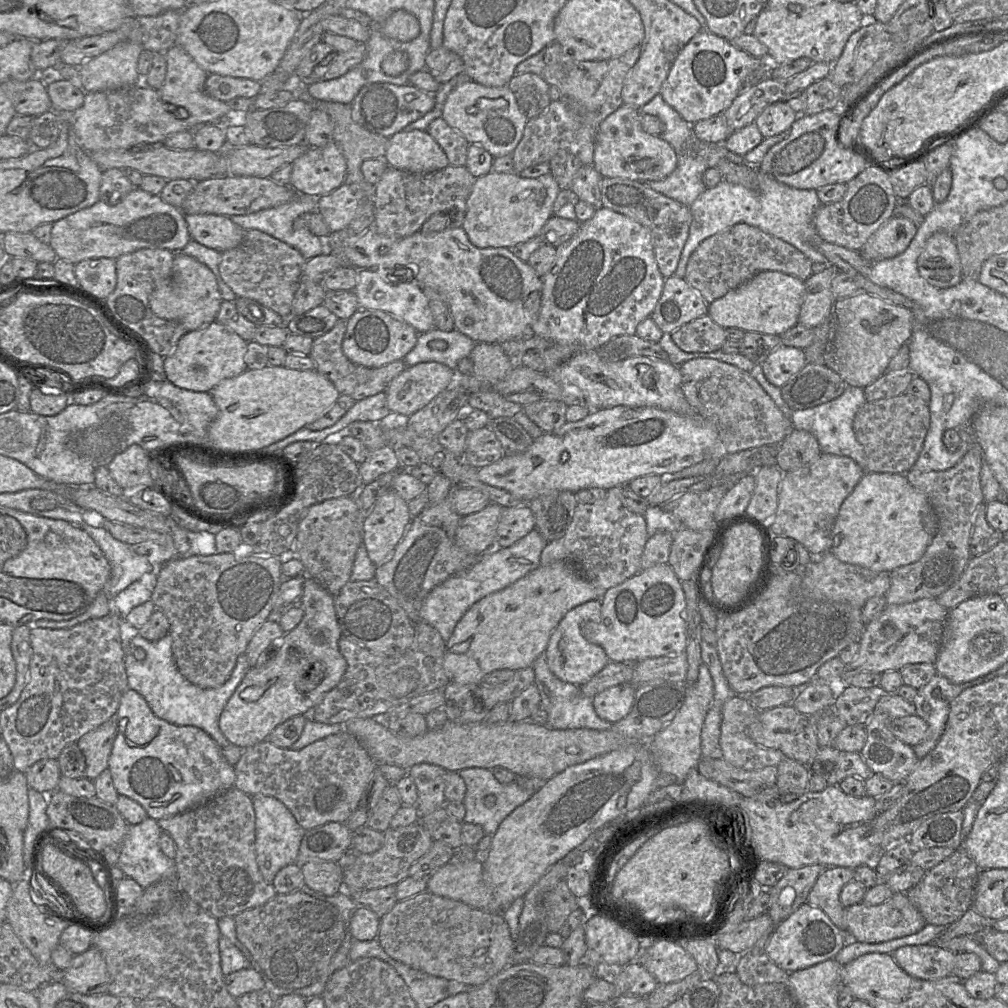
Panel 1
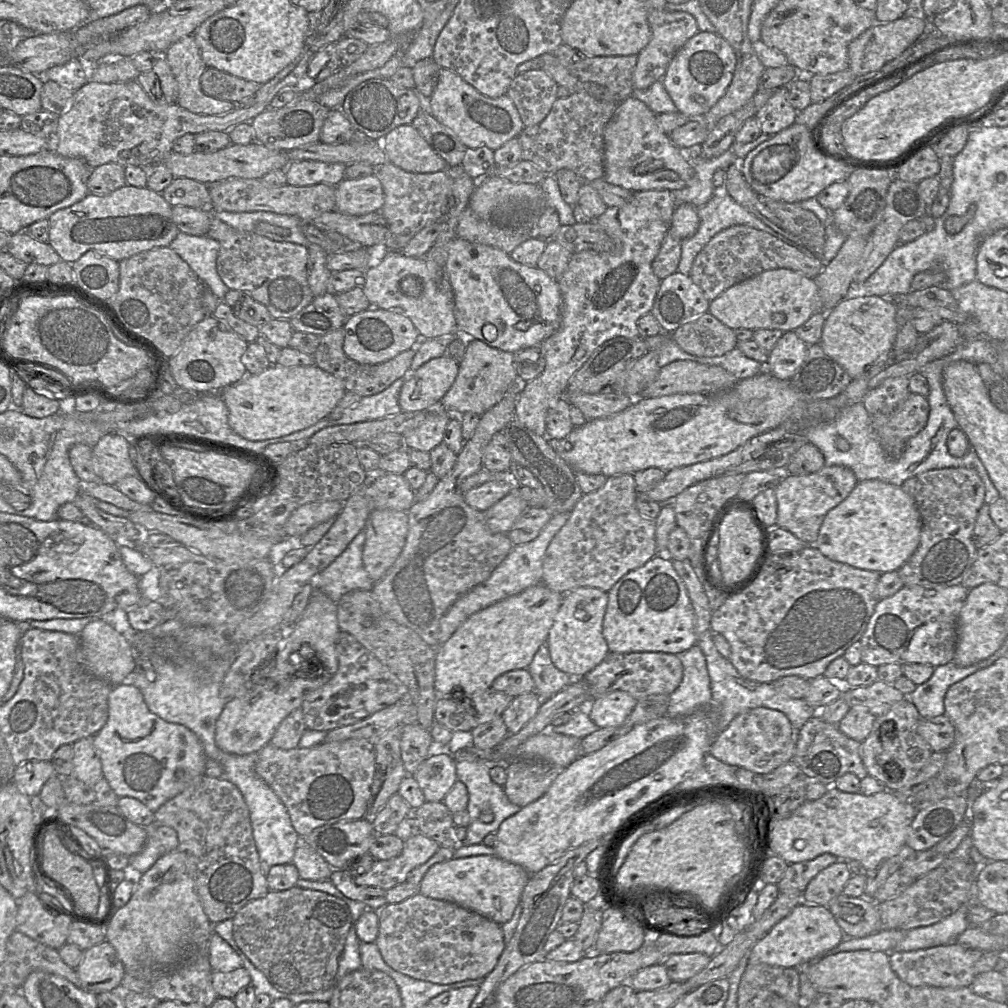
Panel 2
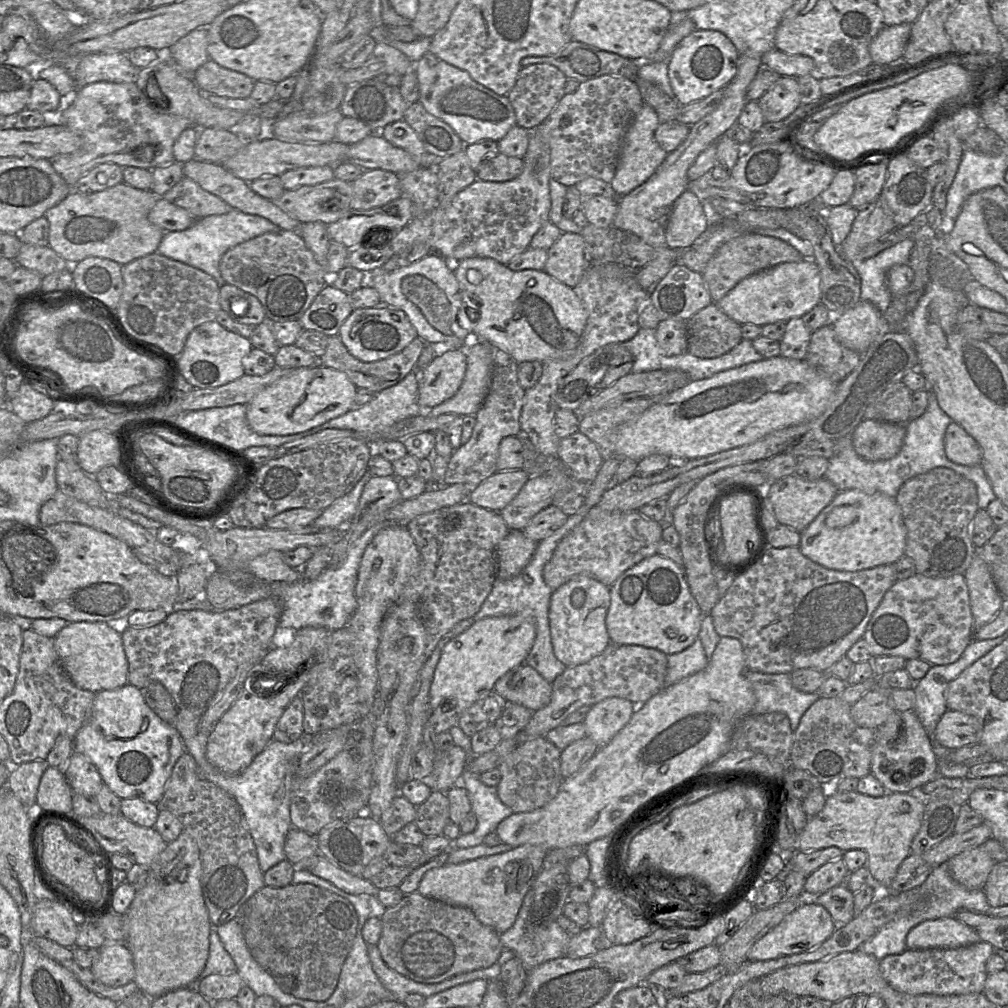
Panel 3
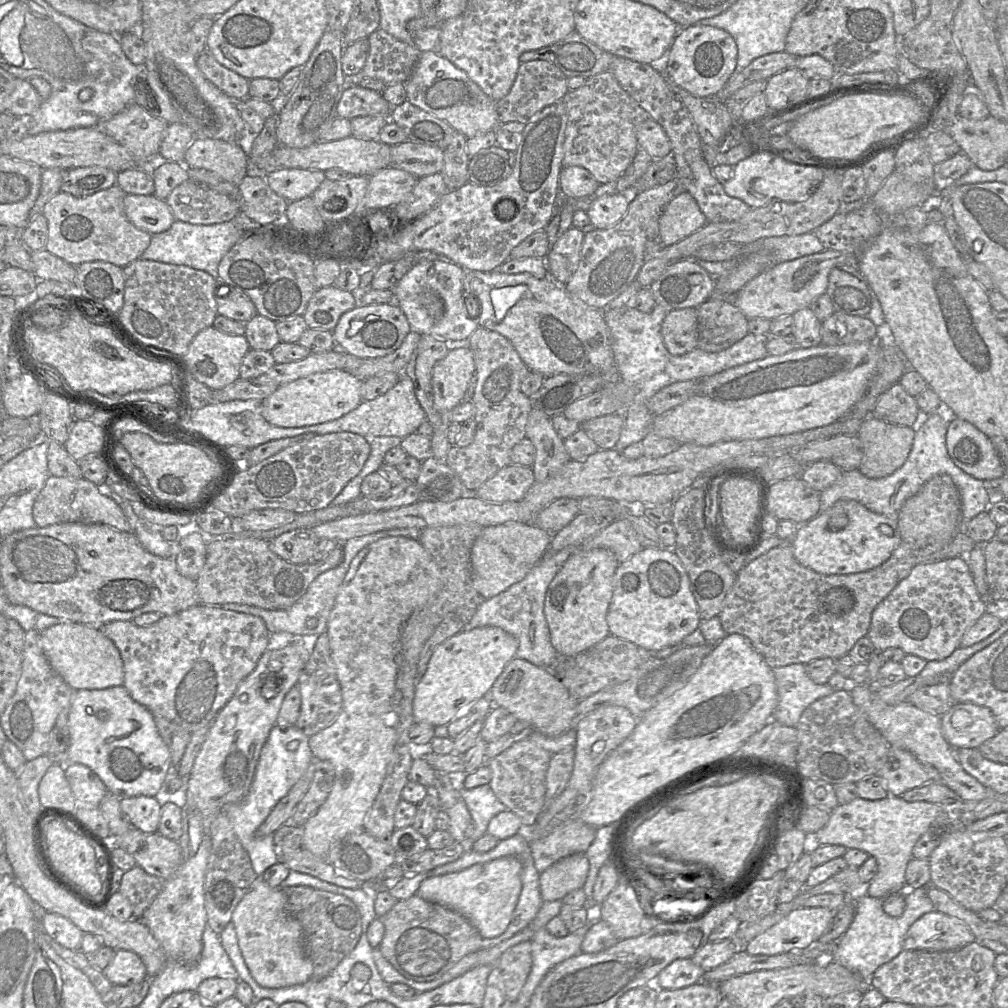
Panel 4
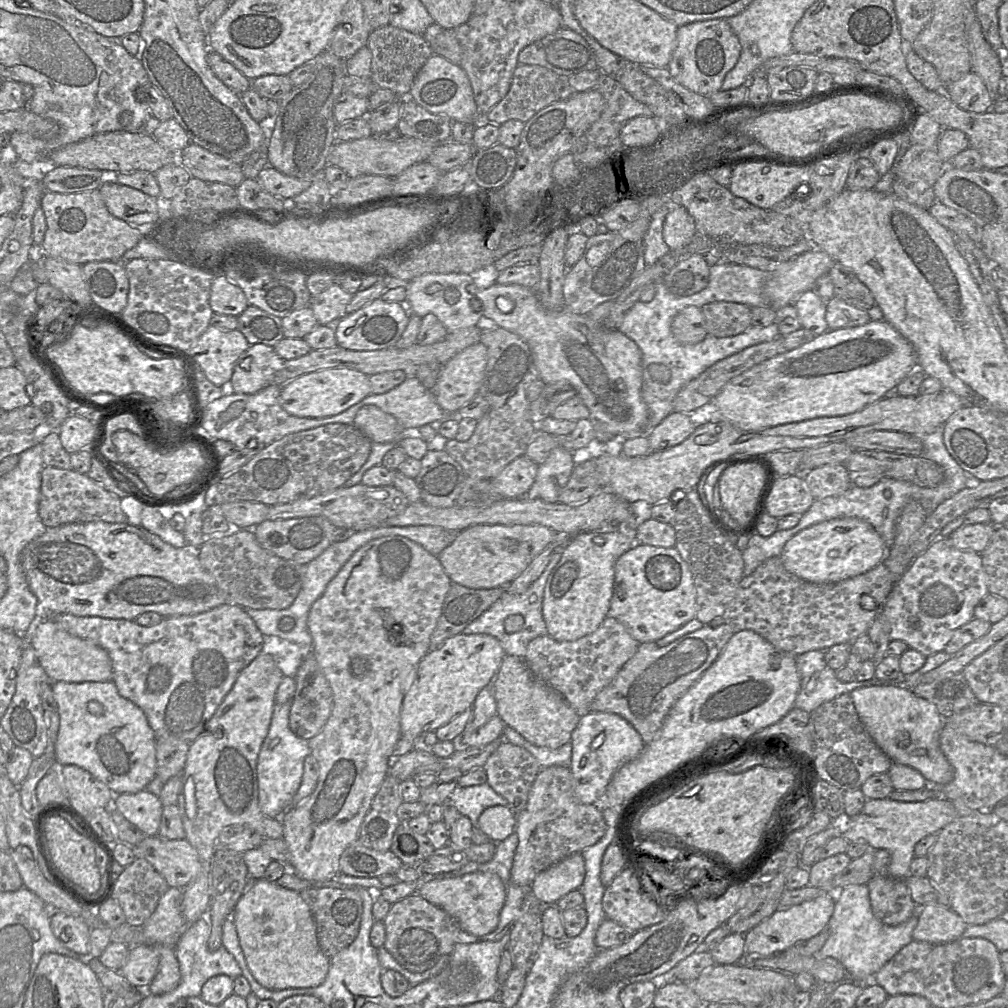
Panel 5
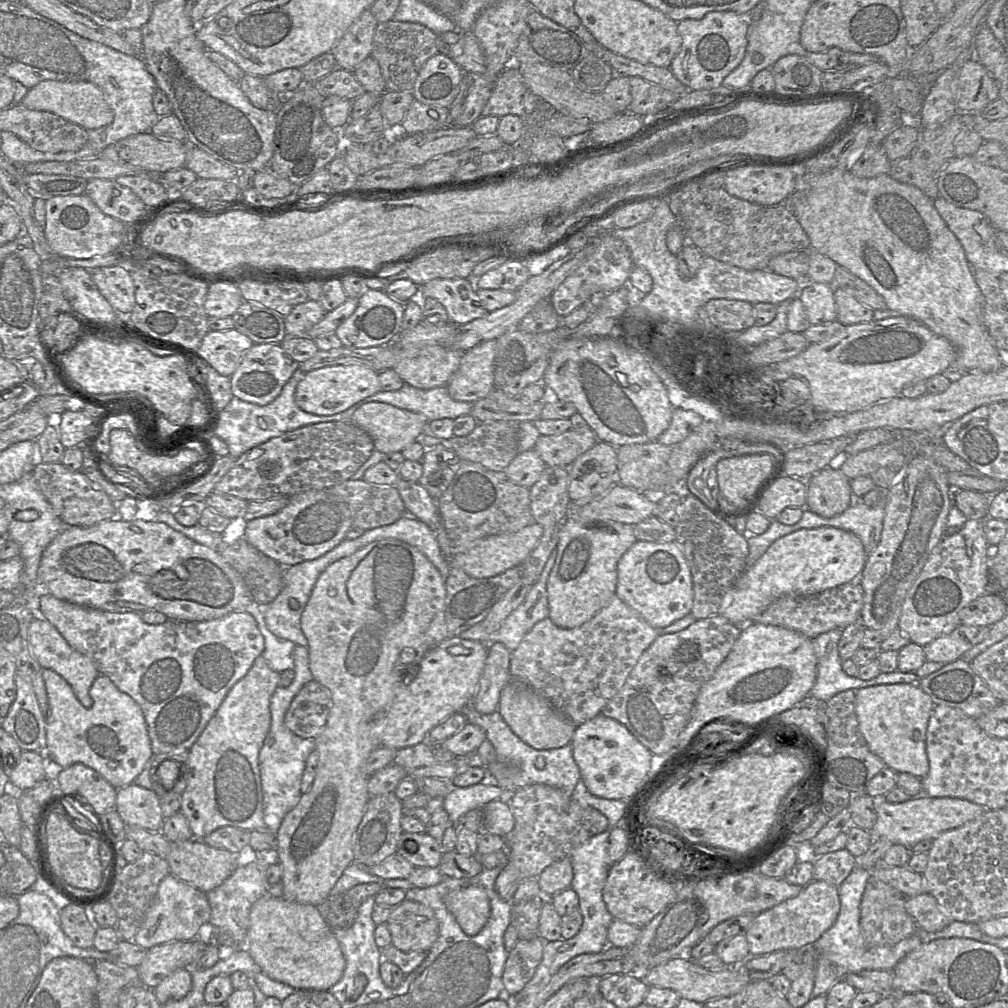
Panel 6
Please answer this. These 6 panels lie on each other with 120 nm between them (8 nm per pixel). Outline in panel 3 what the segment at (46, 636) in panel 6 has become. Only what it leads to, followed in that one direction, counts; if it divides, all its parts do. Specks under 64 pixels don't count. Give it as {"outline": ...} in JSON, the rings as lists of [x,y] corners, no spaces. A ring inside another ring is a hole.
{"outline":[[[70,622],[53,640],[63,669],[78,688],[97,693],[128,683],[128,661],[121,634],[106,622]]]}

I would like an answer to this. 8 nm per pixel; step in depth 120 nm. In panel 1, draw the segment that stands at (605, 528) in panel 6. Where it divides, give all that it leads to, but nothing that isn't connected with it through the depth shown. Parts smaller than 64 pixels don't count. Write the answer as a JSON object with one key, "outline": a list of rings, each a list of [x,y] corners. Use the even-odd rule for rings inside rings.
{"outline":[[[592,600],[571,609],[560,621],[553,631],[548,647],[545,651],[548,666],[551,672],[560,680],[581,686],[599,673],[610,662],[604,649],[598,645],[588,642],[581,634],[582,626],[589,622],[599,623],[601,621],[602,600]]]}

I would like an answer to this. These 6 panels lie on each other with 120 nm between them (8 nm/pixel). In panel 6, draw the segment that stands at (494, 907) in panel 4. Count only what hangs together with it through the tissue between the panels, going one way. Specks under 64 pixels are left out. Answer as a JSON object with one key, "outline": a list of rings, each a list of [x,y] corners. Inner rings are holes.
{"outline":[[[478,886],[452,890],[445,895],[443,901],[461,929],[469,936],[478,934],[491,914],[487,892]]]}

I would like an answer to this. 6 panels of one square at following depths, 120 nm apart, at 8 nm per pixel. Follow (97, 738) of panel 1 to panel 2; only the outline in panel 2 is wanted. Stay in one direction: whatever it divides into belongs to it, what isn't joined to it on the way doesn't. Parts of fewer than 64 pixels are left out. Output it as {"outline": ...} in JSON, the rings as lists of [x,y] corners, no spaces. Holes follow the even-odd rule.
{"outline":[[[93,736],[82,738],[73,744],[73,771],[70,776],[94,787],[103,777],[101,760],[94,747]]]}

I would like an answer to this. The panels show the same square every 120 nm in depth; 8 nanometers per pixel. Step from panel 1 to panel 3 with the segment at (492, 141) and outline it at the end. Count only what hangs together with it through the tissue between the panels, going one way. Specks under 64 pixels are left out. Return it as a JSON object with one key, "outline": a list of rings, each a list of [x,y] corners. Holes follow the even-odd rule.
{"outline":[[[430,51],[414,65],[419,100],[427,112],[448,124],[465,145],[493,140],[498,142],[515,126],[516,116],[507,95],[500,96],[471,78],[468,72],[439,59]]]}

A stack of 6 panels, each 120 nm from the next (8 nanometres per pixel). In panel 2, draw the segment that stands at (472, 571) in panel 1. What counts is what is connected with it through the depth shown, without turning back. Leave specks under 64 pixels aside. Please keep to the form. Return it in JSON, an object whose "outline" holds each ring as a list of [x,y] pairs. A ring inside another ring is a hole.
{"outline":[[[568,512],[552,516],[535,540],[514,546],[506,559],[485,582],[461,596],[441,618],[439,645],[444,644],[471,615],[508,597],[517,595],[529,587],[542,583],[542,565],[548,546],[567,523],[570,516],[571,513]]]}

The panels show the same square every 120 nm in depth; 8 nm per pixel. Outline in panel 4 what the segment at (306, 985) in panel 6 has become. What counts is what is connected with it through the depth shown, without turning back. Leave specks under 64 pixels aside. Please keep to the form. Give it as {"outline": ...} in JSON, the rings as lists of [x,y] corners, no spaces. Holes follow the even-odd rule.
{"outline":[[[259,878],[236,906],[232,918],[243,959],[255,979],[265,988],[302,985],[312,978],[313,964],[302,945],[302,927],[290,915],[281,887],[273,888]]]}

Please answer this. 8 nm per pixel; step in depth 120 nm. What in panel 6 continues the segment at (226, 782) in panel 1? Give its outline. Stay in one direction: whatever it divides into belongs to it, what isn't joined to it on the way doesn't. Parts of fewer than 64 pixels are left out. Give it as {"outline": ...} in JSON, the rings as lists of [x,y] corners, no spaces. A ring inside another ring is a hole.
{"outline":[[[43,668],[42,676],[49,703],[44,754],[48,762],[54,762],[56,768],[82,763],[100,773],[117,789],[134,783],[153,756],[147,724],[139,704],[102,674],[95,678],[89,689],[93,699],[90,708],[79,702],[70,684],[58,673]]]}

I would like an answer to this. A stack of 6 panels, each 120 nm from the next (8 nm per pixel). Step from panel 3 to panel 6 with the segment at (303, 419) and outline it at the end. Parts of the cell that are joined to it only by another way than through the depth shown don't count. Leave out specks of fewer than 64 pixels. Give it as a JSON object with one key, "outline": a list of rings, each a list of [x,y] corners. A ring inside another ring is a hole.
{"outline":[[[359,364],[327,366],[307,372],[295,391],[295,402],[303,411],[328,416],[343,412],[380,391],[379,372]]]}

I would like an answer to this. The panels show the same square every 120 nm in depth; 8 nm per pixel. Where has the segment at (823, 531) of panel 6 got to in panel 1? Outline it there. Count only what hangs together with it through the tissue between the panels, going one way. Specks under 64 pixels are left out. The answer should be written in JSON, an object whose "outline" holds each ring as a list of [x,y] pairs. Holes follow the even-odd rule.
{"outline":[[[865,472],[839,509],[832,530],[830,553],[844,563],[890,573],[896,568],[918,561],[937,530],[938,517],[929,499],[909,483],[905,474]]]}

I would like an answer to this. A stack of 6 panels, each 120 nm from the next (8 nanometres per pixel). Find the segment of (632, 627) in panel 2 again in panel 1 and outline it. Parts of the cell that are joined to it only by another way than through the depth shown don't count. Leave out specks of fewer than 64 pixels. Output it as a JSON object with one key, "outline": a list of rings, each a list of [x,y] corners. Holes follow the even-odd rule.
{"outline":[[[668,563],[641,570],[609,589],[602,599],[601,621],[582,626],[584,638],[604,649],[609,660],[635,663],[647,658],[677,656],[687,647],[686,599],[682,581]]]}

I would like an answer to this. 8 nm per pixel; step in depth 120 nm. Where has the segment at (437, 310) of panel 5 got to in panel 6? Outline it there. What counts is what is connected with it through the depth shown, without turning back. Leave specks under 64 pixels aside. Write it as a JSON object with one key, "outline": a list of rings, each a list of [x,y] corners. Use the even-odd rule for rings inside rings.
{"outline":[[[467,278],[433,279],[419,287],[417,298],[438,300],[445,307],[449,320],[456,325],[466,324],[489,313],[481,306]]]}

